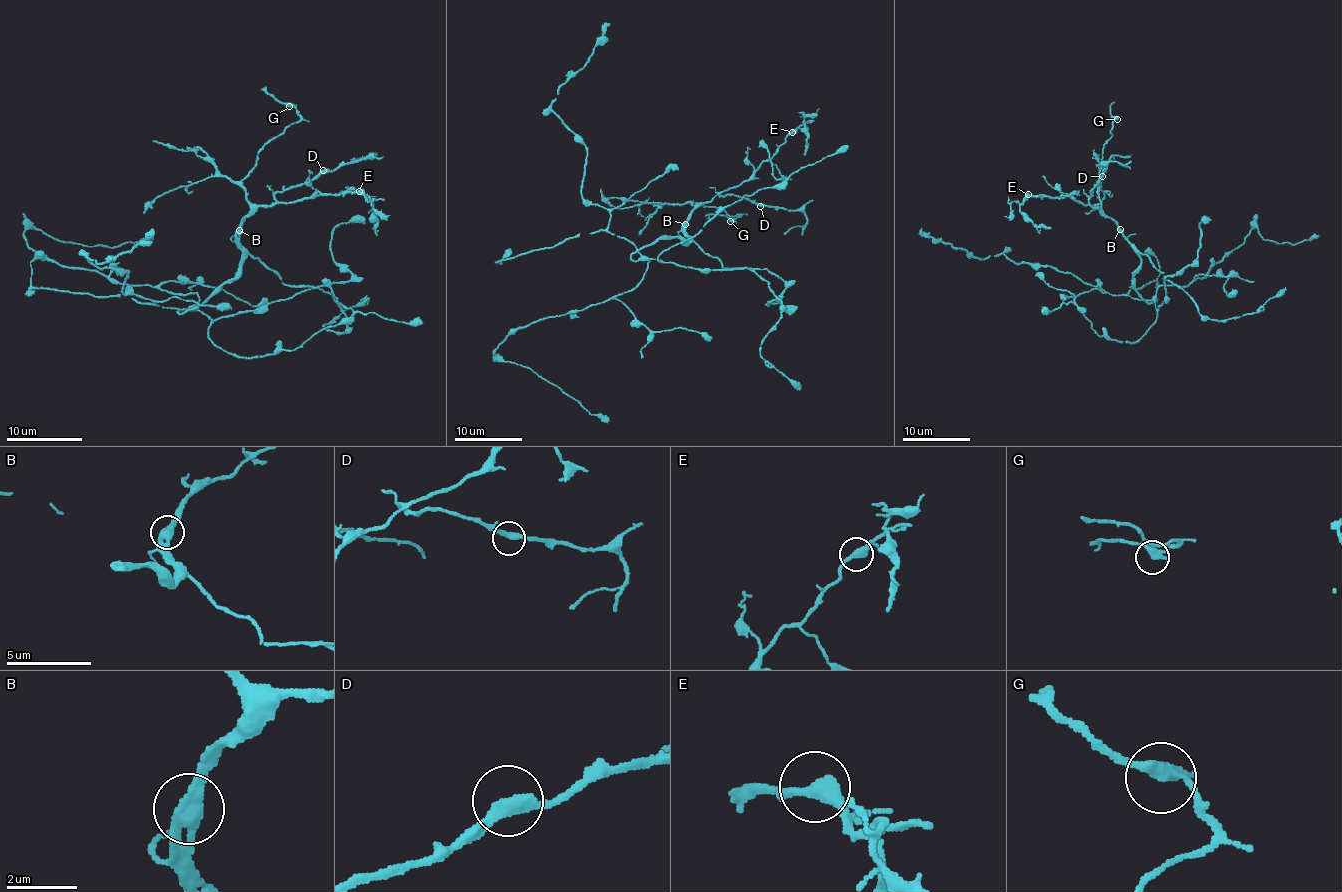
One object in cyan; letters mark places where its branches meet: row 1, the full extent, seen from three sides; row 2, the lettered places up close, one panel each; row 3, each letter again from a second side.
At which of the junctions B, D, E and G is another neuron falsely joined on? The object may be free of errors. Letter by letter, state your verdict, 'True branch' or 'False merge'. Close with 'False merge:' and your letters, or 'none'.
B: True branch
D: True branch
E: True branch
G: True branch
False merge: none

